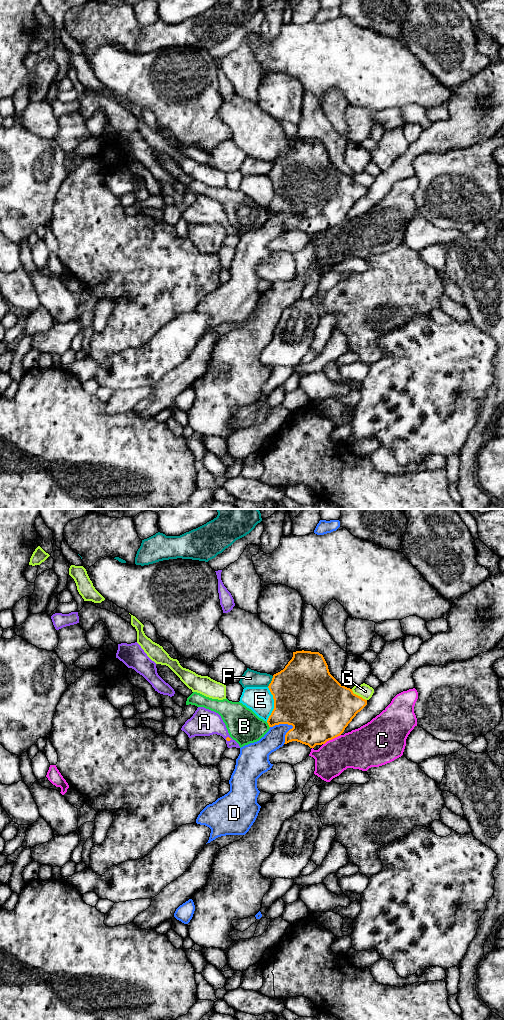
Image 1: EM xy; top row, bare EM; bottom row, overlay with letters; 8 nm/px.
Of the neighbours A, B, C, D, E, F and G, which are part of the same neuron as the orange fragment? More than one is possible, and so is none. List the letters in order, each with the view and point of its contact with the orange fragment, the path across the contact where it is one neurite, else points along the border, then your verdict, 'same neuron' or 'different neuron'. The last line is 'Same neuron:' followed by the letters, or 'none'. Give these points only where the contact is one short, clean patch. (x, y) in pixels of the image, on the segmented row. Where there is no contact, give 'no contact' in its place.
A: meets orange in xy at (228, 737); runs through xy (228, 739), (228, 737), (214, 724), (204, 722); same neuron
B: meets orange in xy at (268, 724); different neuron
C: meets orange in xy at (331, 739); different neuron
D: meets orange in xy at (290, 724); different neuron
E: meets orange in xy at (274, 704); different neuron
F: meets orange in xy at (271, 681); different neuron
G: meets orange in xy at (357, 695); different neuron
Same neuron: A

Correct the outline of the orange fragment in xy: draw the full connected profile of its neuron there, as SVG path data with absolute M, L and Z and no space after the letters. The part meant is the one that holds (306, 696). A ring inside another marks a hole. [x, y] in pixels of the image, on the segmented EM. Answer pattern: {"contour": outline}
{"contour": "M304 650L293 652L293 657L285 668L273 675L268 688L274 699L274 709L267 720L269 727L279 724L293 726L286 733L284 744L297 741L308 745L310 748L325 744L327 741L340 736L356 714L367 705L367 700L354 694L352 689L341 685L330 674L328 665L319 652Z"}

